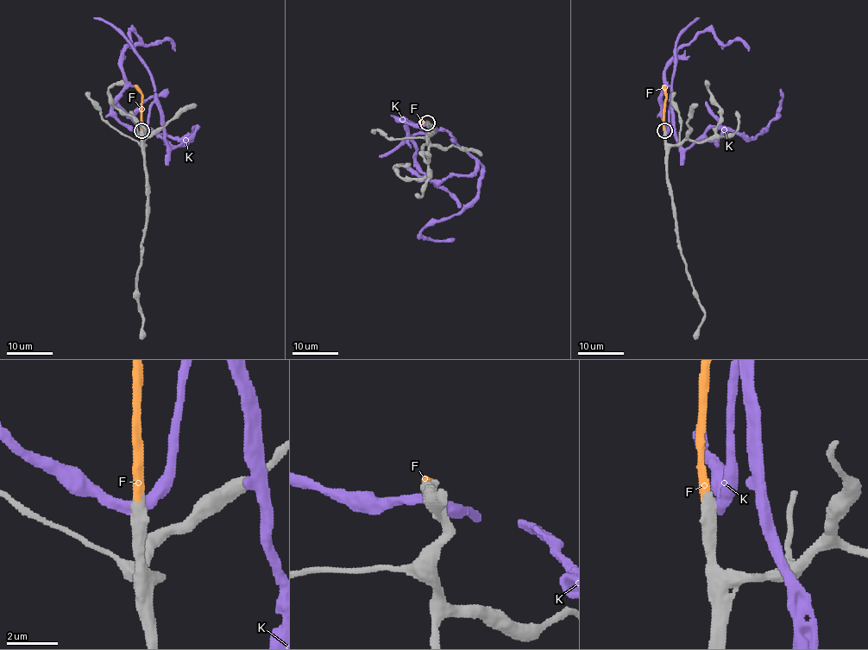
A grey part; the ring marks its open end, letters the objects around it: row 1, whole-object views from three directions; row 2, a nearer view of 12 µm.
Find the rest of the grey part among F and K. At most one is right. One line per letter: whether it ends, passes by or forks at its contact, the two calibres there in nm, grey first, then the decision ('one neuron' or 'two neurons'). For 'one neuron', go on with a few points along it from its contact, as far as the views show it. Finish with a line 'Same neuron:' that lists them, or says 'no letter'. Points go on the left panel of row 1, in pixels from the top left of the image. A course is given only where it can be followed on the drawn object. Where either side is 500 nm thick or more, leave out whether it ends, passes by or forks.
F: 550 nm thick on the grey side, 360 nm on the other; one neuron; it runs (142, 131), (141, 91), (135, 85)
K: 650 nm thick on the grey side, 360 nm on the other; two neurons
Same neuron: F

